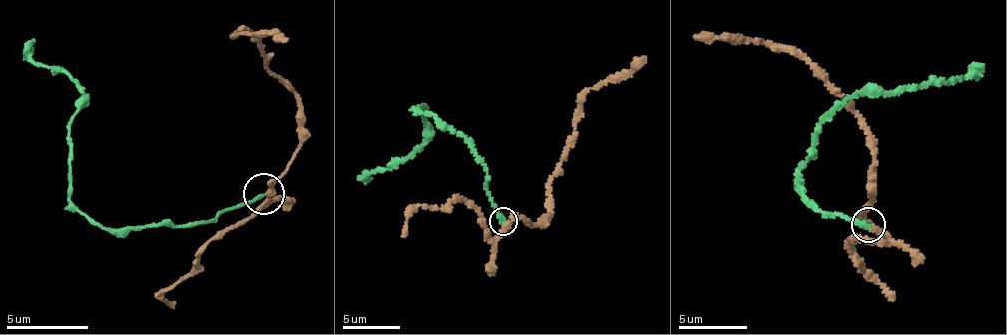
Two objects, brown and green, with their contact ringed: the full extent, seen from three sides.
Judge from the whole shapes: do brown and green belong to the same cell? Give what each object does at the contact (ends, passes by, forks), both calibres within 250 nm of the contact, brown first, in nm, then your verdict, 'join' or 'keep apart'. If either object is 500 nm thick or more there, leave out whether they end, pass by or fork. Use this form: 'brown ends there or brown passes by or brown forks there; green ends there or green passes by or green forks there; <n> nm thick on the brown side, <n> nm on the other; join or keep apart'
brown passes by; green ends there; 320 nm thick on the brown side, 240 nm on the other; keep apart

